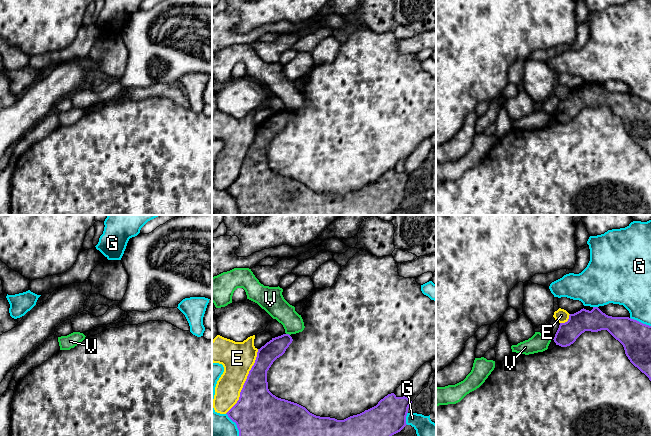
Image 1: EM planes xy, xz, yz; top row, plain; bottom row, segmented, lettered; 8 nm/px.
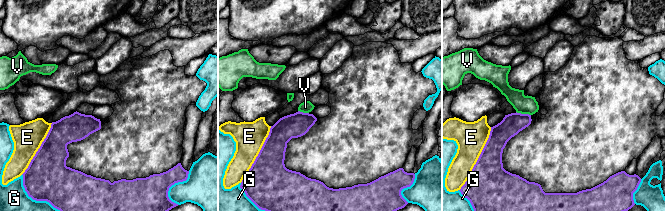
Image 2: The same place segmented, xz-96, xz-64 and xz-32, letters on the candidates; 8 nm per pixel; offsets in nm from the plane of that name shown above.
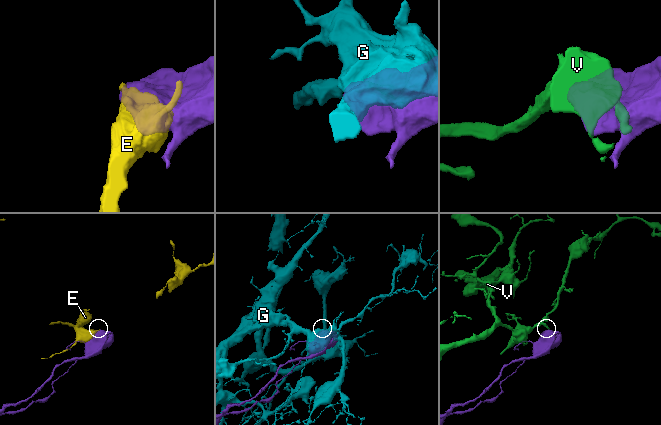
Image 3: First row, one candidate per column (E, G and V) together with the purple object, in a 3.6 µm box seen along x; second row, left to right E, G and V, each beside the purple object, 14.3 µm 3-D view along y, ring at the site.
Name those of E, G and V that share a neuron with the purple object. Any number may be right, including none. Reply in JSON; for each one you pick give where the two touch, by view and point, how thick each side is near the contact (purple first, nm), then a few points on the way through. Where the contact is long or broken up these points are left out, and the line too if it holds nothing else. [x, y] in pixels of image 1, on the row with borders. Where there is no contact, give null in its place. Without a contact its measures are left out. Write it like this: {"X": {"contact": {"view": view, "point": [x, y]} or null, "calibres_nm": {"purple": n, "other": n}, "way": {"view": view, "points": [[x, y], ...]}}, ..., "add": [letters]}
{"add": []}

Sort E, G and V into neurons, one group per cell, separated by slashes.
E / G / V

